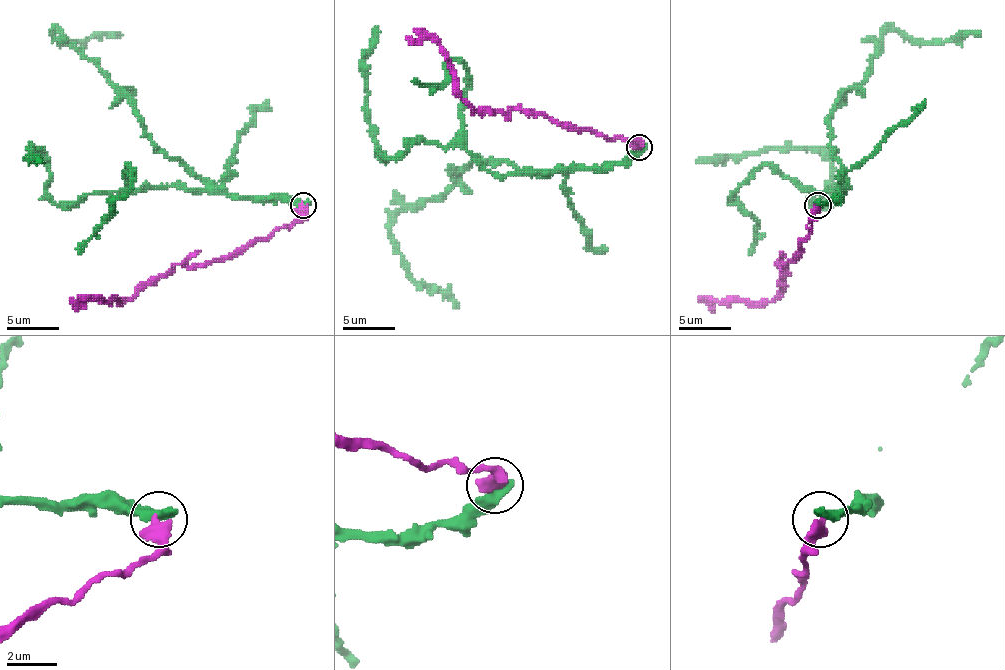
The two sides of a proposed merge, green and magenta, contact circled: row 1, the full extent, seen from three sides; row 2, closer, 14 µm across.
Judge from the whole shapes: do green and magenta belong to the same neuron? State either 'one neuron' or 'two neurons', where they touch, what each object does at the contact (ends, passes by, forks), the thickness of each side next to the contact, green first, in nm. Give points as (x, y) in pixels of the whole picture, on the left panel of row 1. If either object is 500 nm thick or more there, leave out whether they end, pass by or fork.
two neurons; at (303, 205); 500 nm thick on the green side, 600 nm on the other

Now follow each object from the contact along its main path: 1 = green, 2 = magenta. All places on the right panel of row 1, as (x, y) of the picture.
1: (817, 204), (840, 191), (846, 170), (830, 115), (864, 78), (875, 44), (888, 31), (980, 33)
2: (817, 204), (801, 249), (785, 265), (780, 265), (783, 288), (769, 302), (712, 302), (709, 299), (714, 310)

